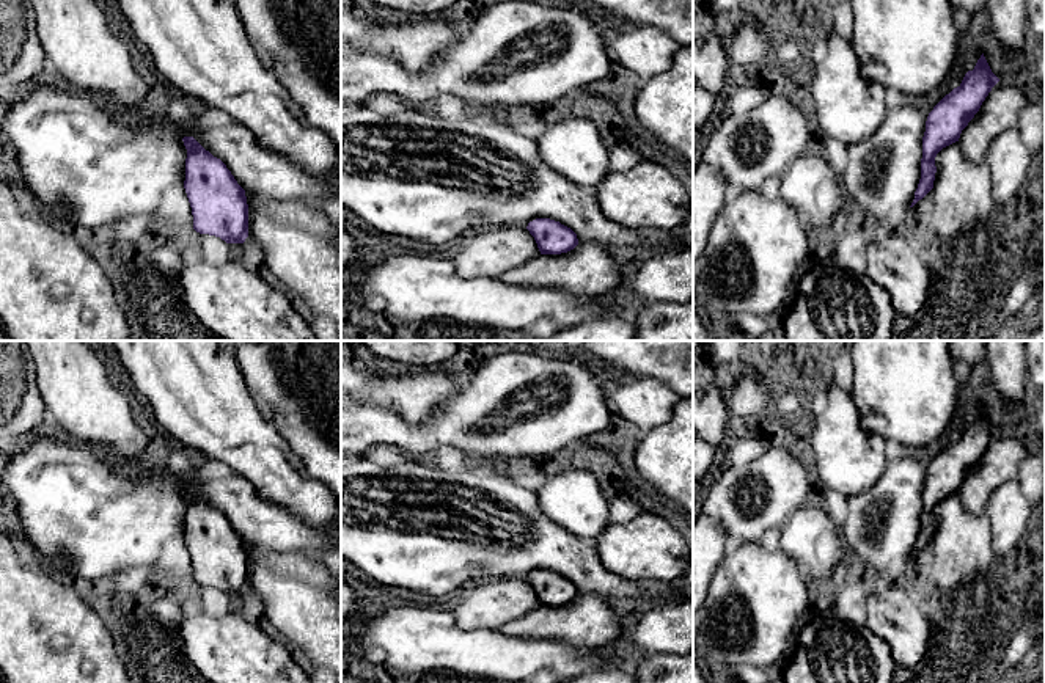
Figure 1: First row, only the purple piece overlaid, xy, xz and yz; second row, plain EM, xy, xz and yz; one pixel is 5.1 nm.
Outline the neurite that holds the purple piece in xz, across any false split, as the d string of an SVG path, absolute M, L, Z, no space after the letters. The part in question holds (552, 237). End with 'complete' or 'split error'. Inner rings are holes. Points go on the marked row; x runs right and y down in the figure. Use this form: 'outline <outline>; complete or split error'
outline M536 218L526 229L534 237L541 254L561 254L578 245L577 234L570 228L550 218Z; complete

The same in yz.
outline M982 53L974 69L965 74L962 83L946 94L929 113L922 137L921 179L910 207L933 188L937 154L959 141L962 130L979 111L982 102L998 82L999 79L992 72Z; complete

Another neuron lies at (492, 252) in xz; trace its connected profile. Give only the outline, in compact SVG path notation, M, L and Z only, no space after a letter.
M519 226L473 231L457 243L457 253L451 259L464 278L498 278L541 254L530 231Z

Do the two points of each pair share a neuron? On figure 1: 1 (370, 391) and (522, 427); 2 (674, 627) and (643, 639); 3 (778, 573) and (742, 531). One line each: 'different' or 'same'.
1: different
2: same
3: different

